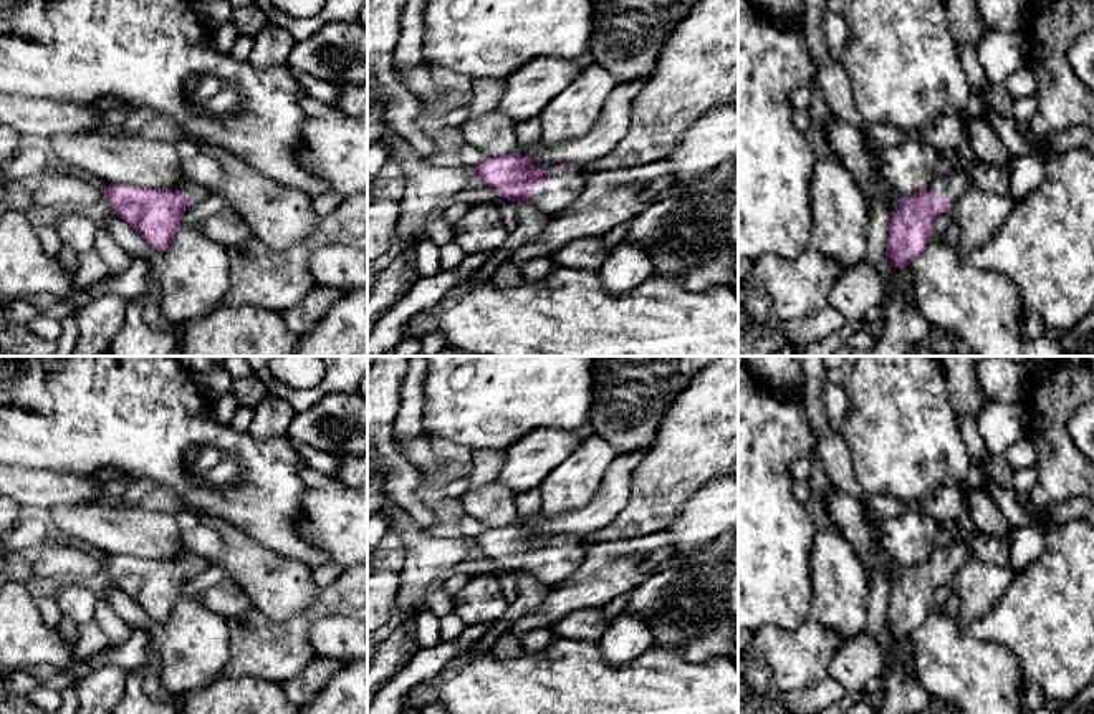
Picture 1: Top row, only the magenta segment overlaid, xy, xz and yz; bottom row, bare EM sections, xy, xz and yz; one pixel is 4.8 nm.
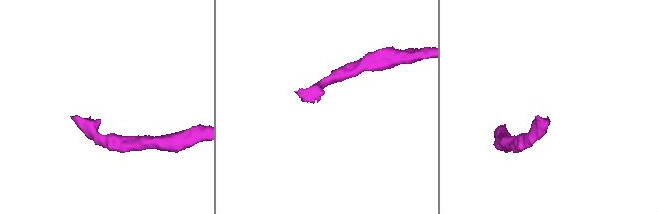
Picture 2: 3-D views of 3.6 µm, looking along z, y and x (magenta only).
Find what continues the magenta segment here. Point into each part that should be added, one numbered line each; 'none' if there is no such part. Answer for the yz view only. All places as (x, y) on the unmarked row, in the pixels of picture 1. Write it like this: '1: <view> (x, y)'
1: yz (952, 557)

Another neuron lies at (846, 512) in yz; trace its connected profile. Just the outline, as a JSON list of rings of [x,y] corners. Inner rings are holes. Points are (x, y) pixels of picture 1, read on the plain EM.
[[[831,482],[831,490],[823,502],[829,523],[834,525],[847,542],[856,548],[862,565],[872,575],[877,568],[884,567],[890,573],[892,583],[897,583],[902,568],[877,547],[877,533],[871,528],[866,519],[864,504],[839,490]]]

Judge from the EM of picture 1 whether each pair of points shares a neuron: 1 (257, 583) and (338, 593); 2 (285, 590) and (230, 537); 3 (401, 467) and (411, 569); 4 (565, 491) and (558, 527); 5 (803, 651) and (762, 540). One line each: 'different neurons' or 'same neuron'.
1: different neurons
2: same neuron
3: different neurons
4: different neurons
5: different neurons

